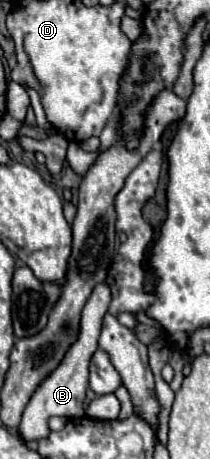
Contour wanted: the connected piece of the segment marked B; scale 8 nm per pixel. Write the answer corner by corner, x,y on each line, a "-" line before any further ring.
101,282
93,288
93,294
89,296
83,312
81,312
81,322
79,322
79,336
77,342
73,346
69,346
69,350
65,352
65,358
59,362
57,370
53,370
49,374
49,378
45,378
45,382
41,382
41,386
35,390
33,398
29,400
21,424
19,424
19,434
25,442
31,440
41,440
49,434
49,426
47,426
47,418
49,416
69,416
69,418
79,418
83,416
83,402
85,402
85,392
89,386
89,360
93,356
93,352
97,350
97,340
99,340
99,332
101,332
101,322
103,316
109,310
109,302
111,302
111,290
107,282

